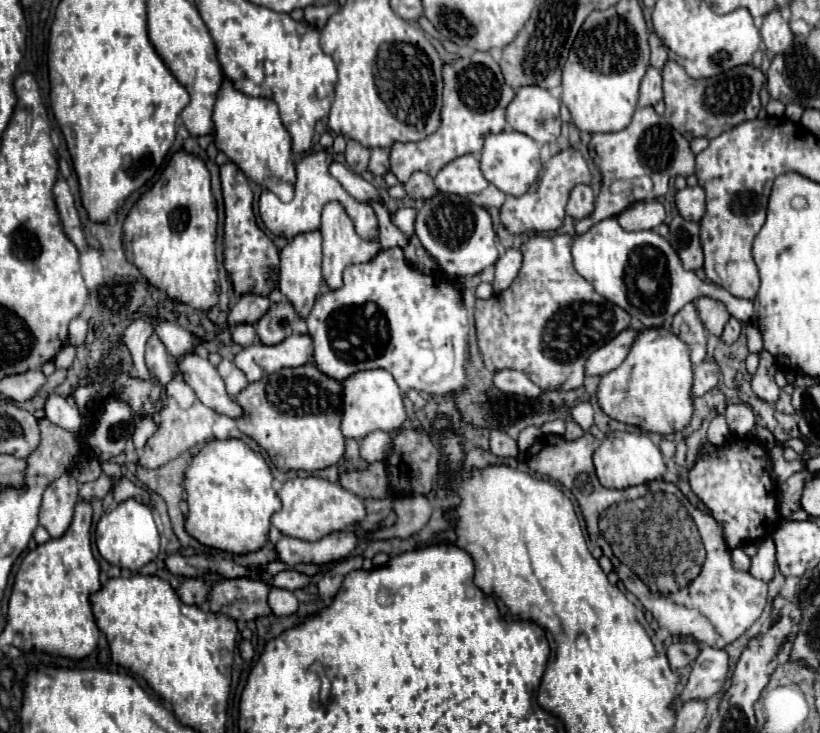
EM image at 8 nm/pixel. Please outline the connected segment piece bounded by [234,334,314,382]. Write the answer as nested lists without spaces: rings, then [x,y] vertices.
[[[292,334],[276,346],[246,346],[234,356],[234,364],[246,374],[248,382],[256,382],[280,368],[296,368],[312,360],[314,346],[308,334]]]

